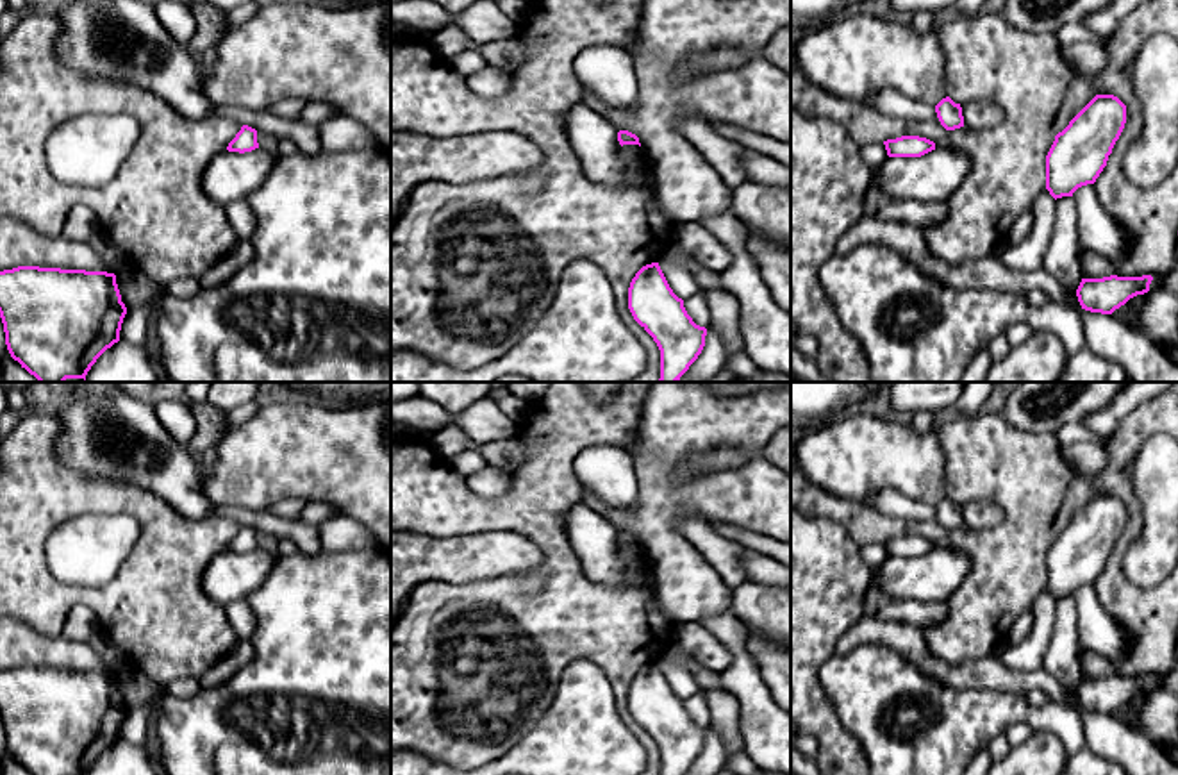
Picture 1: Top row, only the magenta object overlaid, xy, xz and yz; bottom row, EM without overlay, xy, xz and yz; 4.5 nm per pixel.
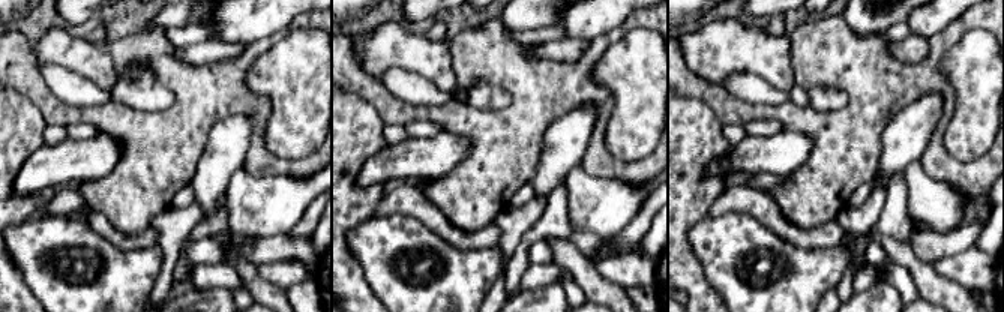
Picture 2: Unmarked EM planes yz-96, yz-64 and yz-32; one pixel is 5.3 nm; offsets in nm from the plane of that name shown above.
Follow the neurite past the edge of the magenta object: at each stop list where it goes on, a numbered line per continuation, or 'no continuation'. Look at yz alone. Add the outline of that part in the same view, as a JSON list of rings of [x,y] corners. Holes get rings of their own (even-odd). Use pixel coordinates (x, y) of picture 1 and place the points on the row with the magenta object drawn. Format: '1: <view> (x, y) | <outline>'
no continuation

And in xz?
no continuation

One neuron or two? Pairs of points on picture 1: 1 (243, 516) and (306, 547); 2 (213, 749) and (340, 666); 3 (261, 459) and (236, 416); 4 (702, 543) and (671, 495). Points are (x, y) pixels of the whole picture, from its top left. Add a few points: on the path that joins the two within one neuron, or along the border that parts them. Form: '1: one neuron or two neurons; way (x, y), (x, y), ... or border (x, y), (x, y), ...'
1: one neuron; way (259, 520), (293, 531)
2: one neuron; way (245, 729), (277, 729), (307, 699)
3: two neurons; border (263, 406), (227, 433)
4: two neurons; border (684, 515), (680, 533), (702, 554)

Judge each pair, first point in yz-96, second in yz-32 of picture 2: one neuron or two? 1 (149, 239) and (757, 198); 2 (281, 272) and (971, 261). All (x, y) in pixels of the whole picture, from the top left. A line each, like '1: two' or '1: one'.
1: one
2: one

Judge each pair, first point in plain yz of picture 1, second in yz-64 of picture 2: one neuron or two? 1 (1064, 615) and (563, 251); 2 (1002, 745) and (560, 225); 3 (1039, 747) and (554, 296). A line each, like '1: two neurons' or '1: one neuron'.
1: two neurons
2: one neuron
3: one neuron

